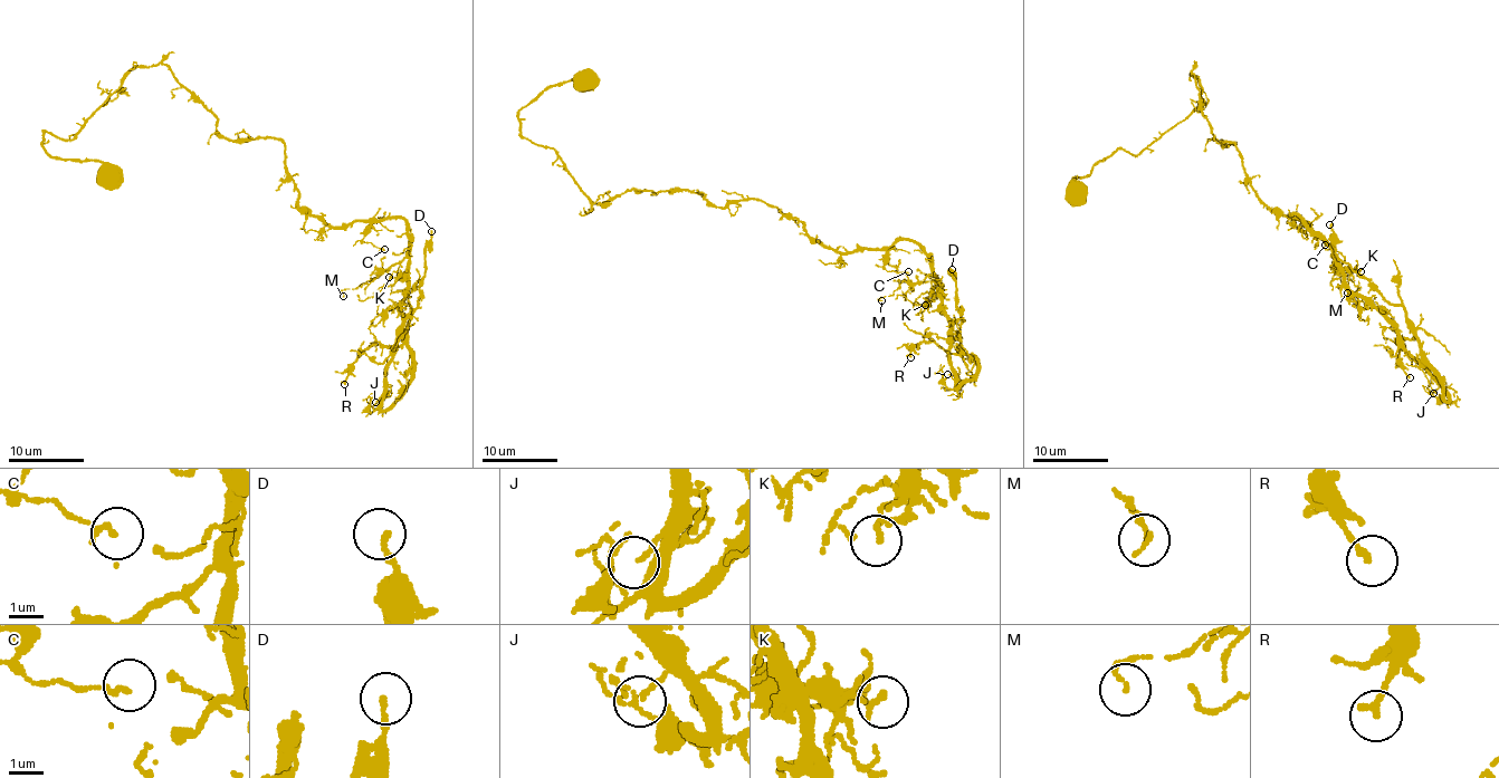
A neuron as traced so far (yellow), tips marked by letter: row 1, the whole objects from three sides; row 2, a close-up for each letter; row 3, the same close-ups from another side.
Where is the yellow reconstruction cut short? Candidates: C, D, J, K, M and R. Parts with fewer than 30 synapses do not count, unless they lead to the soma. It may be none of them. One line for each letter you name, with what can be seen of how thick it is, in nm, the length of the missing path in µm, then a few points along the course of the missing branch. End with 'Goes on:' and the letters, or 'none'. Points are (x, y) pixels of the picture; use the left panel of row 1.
Goes on: none

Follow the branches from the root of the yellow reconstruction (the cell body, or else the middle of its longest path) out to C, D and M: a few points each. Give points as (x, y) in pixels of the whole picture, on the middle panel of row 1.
C: (583, 76), (546, 86), (519, 131), (594, 203), (761, 199), (908, 271)
D: (583, 76), (519, 131), (594, 203), (690, 190), (843, 253), (912, 239), (957, 387), (952, 269)
M: (583, 76), (519, 131), (594, 203), (690, 190), (761, 199), (843, 253), (912, 239), (932, 274), (881, 300)

